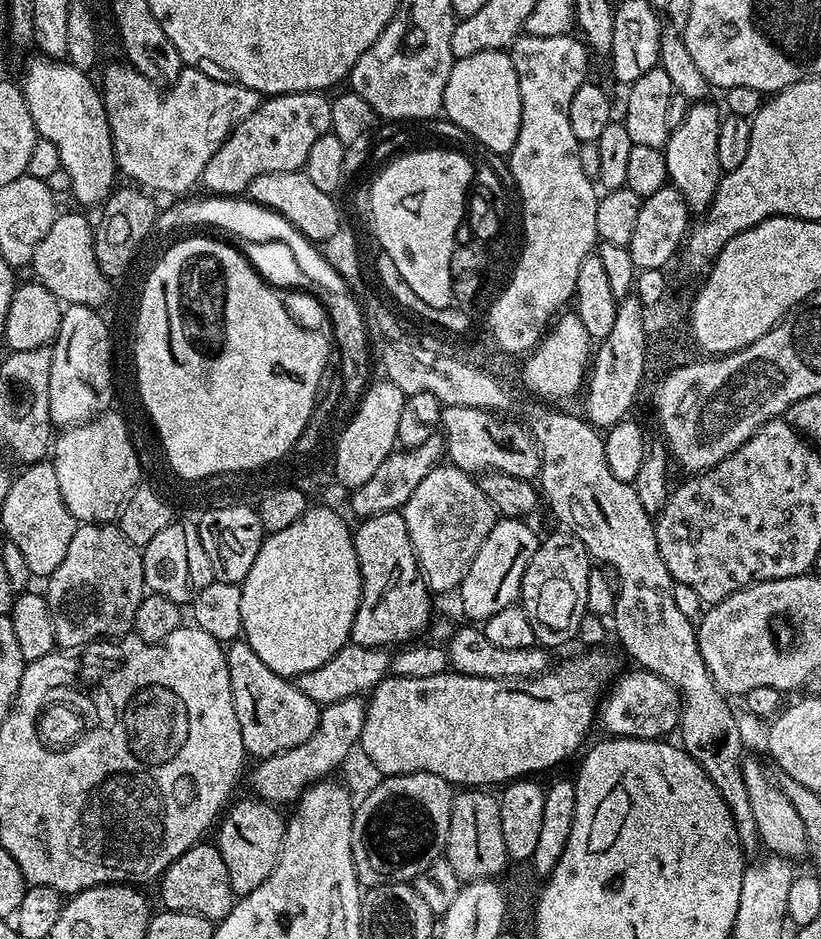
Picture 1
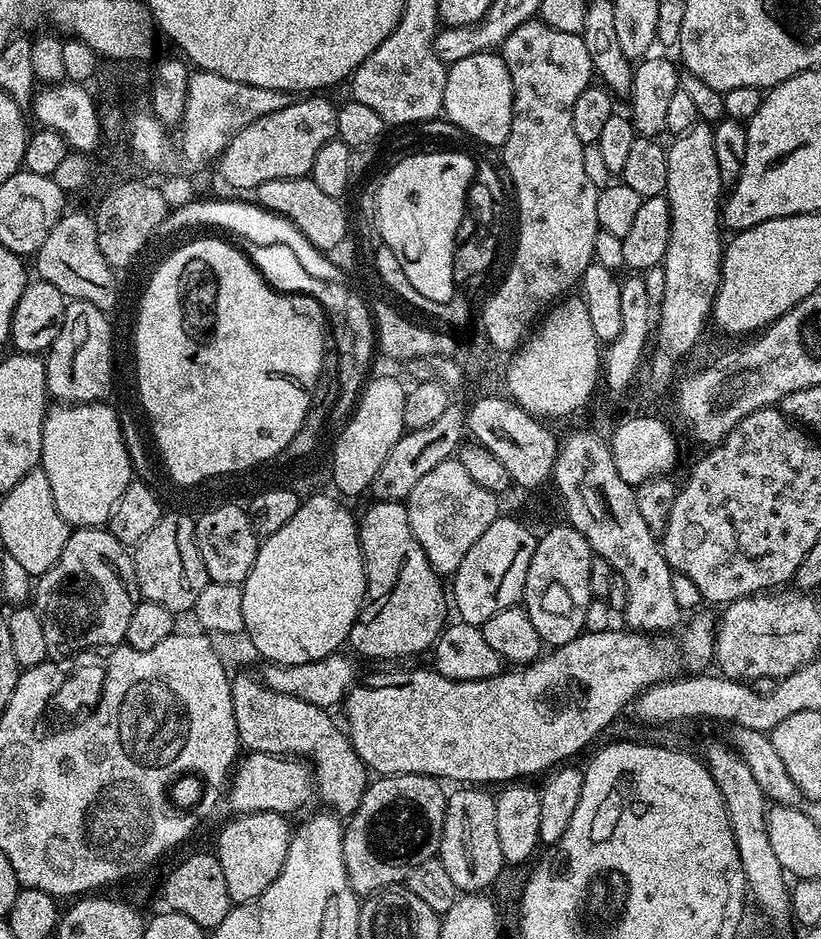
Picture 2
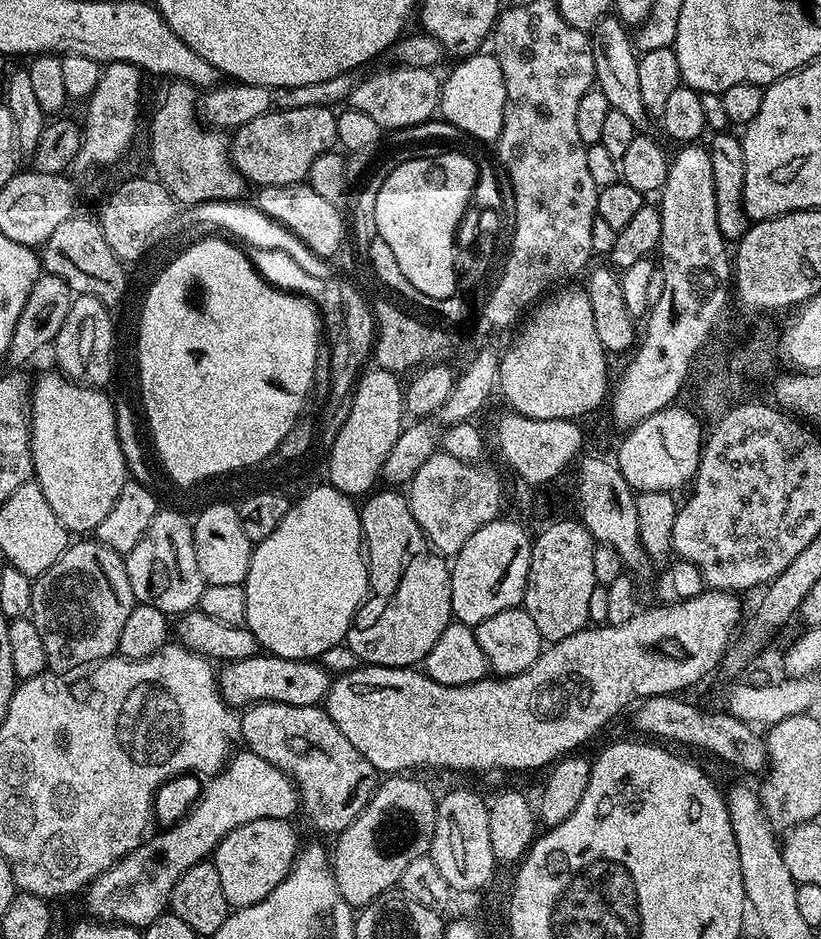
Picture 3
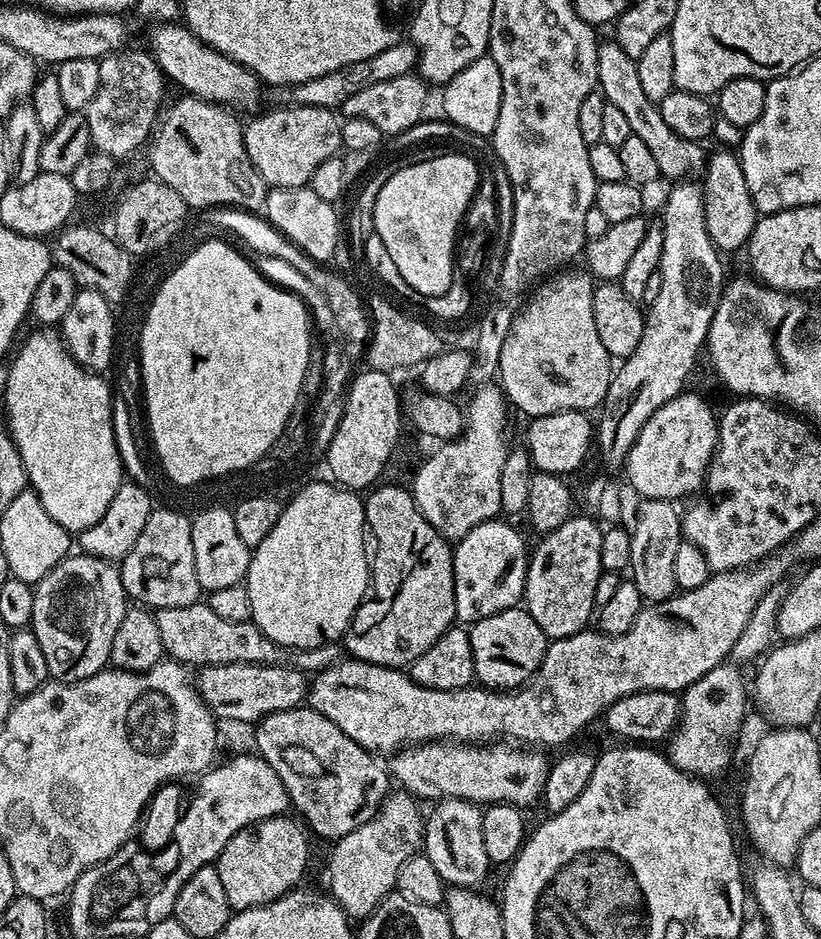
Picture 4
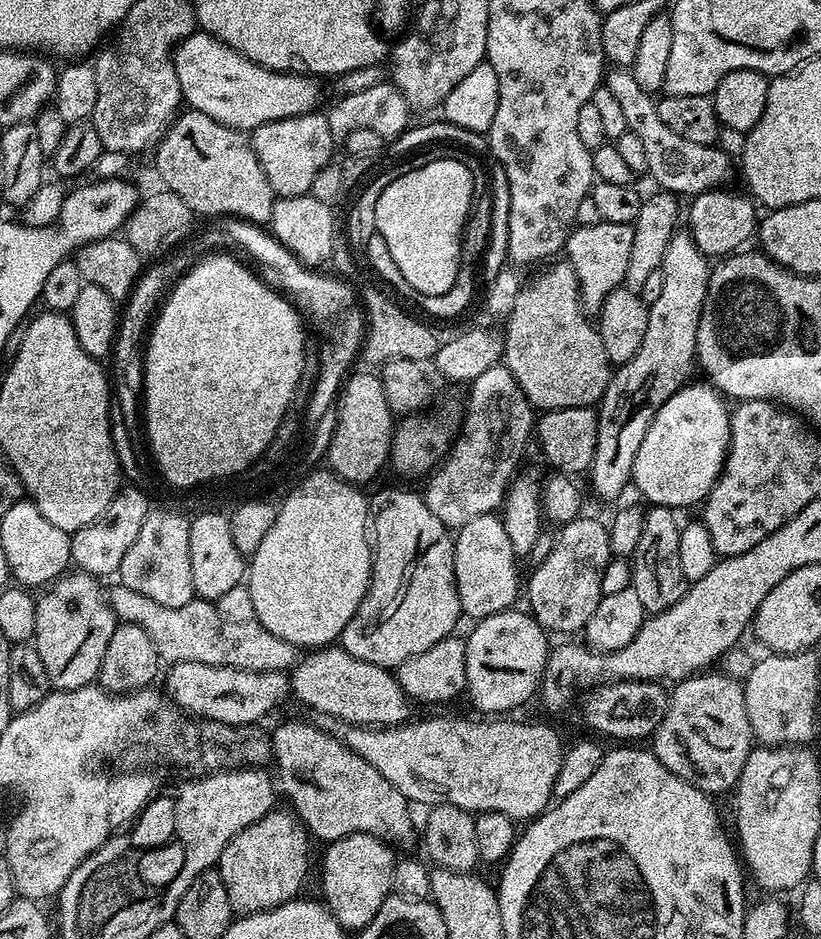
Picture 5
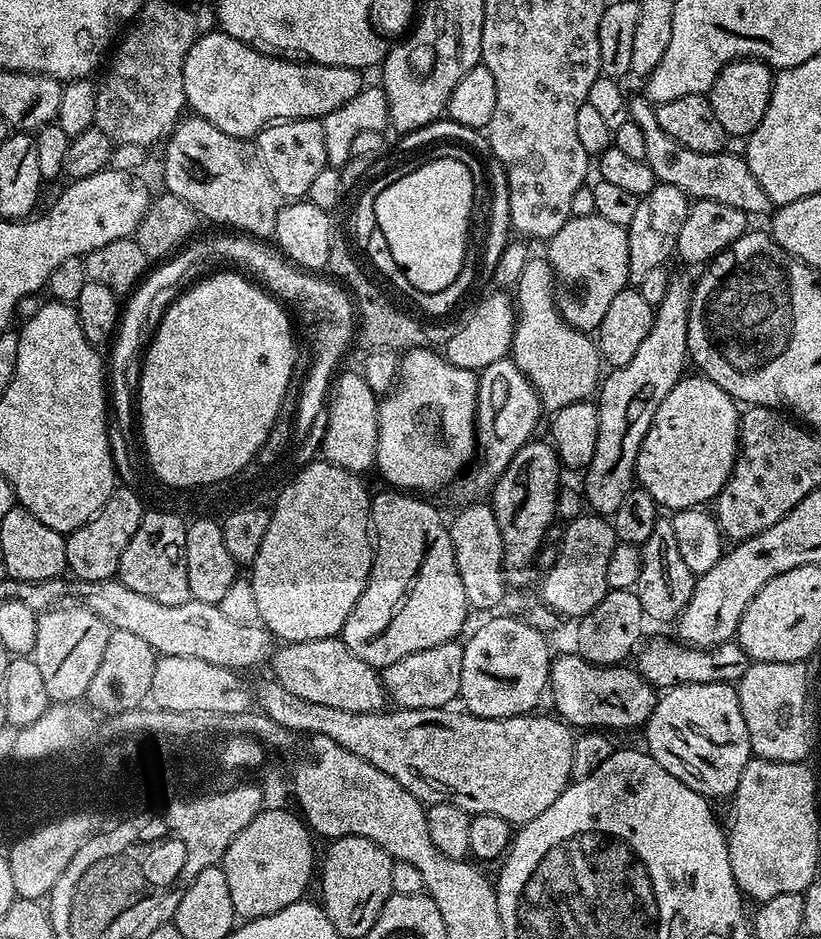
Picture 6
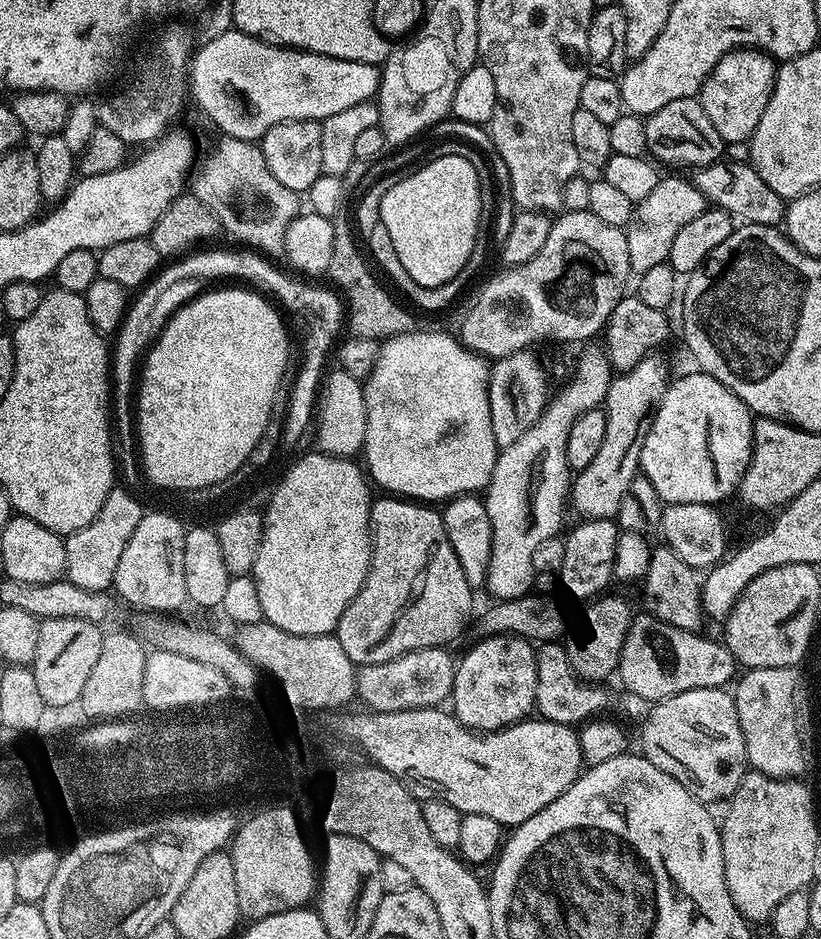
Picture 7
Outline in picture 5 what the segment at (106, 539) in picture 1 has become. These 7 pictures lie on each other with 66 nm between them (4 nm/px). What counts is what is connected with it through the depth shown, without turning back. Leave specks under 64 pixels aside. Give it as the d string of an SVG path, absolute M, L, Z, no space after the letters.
M76 570L61 576L43 593L44 597L37 599L34 643L38 654L42 654L42 666L46 666L48 683L53 689L78 690L99 677L102 658L106 658L106 645L118 623L100 584L97 577Z

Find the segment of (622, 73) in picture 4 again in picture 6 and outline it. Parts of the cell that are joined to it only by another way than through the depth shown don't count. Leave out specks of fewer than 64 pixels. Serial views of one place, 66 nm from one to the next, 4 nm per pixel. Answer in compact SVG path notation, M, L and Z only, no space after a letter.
M633 95L628 101L629 119L632 119L645 135L644 159L654 171L659 183L678 186L696 200L723 202L726 206L742 210L749 216L764 213L767 215L773 209L772 201L754 178L747 159L730 155L726 151L699 154L674 142L671 136L658 126L656 108L652 102L647 97L640 96Z

